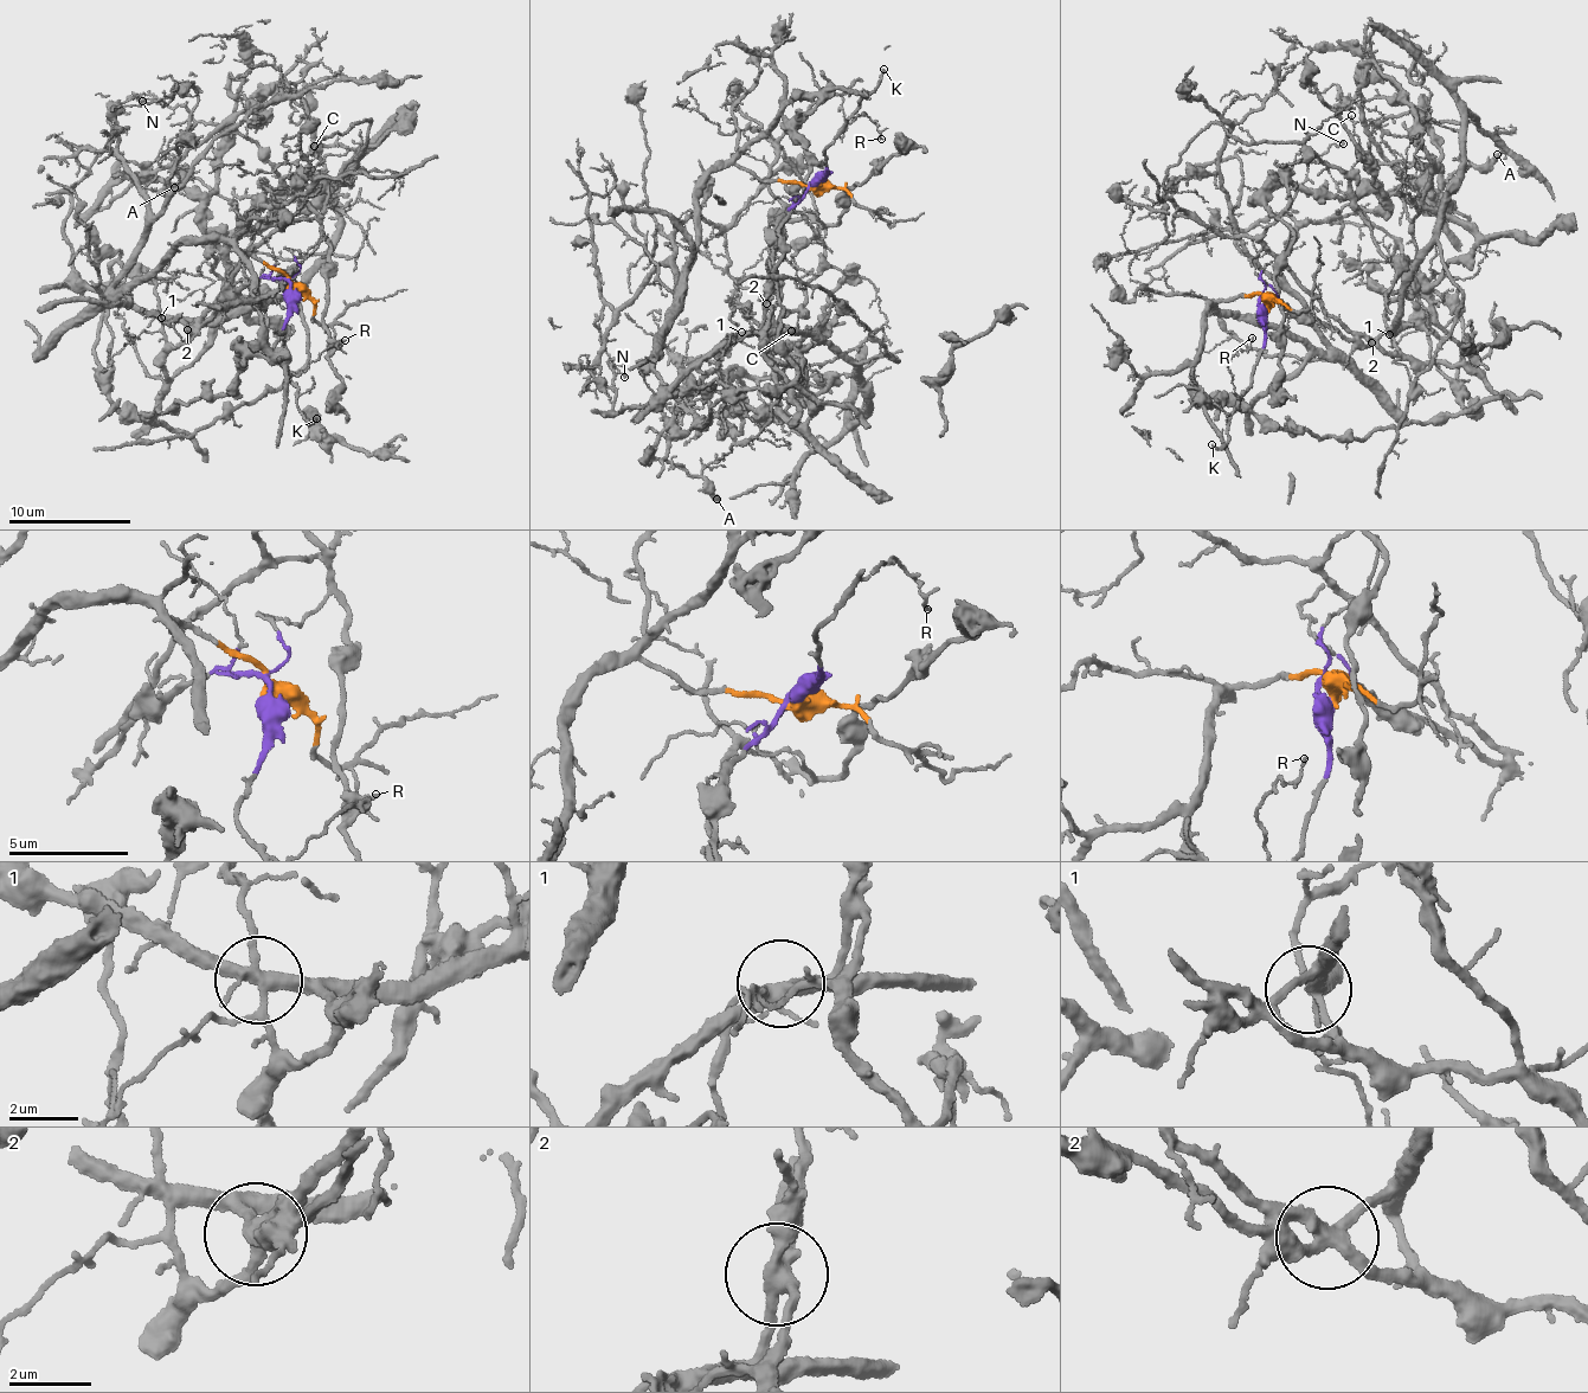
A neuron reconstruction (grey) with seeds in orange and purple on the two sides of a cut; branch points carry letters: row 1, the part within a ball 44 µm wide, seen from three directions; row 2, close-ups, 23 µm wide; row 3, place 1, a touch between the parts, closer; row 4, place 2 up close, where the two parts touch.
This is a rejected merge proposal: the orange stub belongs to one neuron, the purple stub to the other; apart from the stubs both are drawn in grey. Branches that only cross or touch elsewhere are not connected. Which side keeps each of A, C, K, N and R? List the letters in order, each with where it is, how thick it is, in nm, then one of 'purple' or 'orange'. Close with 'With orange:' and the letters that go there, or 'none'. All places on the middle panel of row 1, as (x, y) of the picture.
A: place (717, 499); calibre 380 nm; orange
C: place (791, 331); calibre 150 nm; purple
K: place (883, 69); calibre 150 nm; purple
N: place (624, 377); calibre 150 nm; orange
R: place (881, 139); calibre 70 nm; purple
With orange: A, N

